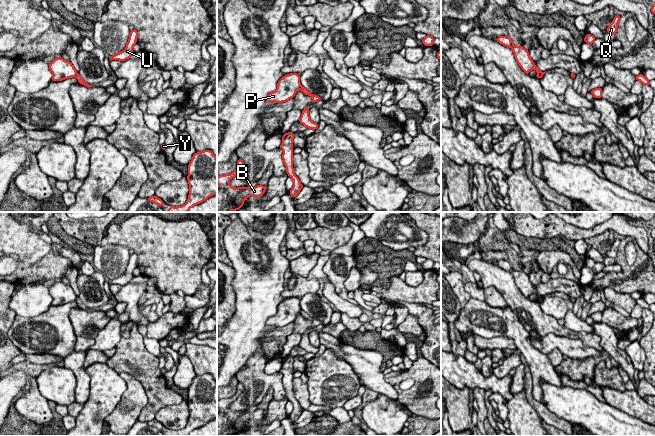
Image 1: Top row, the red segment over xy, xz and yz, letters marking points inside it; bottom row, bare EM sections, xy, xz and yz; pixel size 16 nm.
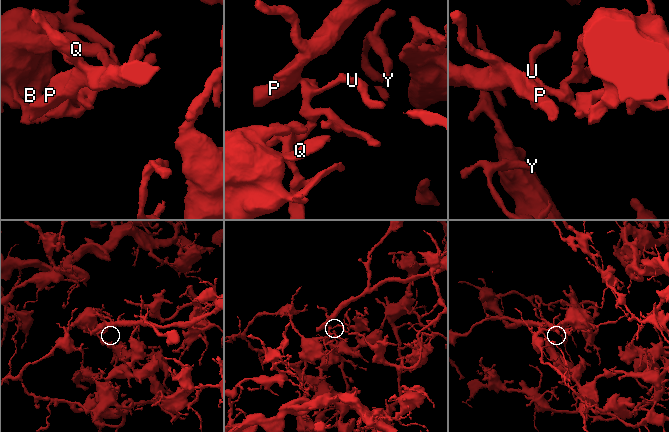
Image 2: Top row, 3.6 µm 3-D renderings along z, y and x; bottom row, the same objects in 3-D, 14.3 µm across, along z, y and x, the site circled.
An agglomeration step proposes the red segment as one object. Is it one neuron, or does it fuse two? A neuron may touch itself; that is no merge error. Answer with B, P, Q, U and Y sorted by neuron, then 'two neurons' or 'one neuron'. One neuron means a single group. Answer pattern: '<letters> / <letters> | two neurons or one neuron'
B Q U Y / P | two neurons

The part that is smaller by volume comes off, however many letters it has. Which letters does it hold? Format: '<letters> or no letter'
P

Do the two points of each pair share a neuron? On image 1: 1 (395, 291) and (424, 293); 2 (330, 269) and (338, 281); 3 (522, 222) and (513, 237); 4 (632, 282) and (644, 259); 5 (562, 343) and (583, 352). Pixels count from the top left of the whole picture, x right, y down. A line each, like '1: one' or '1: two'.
1: one
2: one
3: two
4: one
5: one

